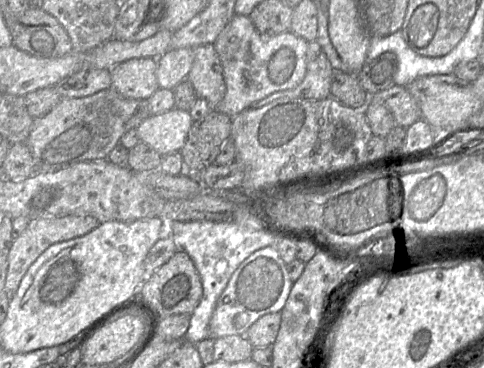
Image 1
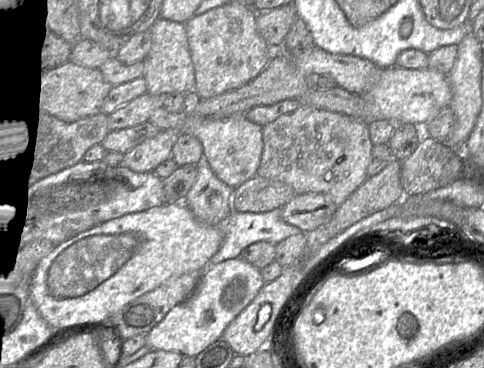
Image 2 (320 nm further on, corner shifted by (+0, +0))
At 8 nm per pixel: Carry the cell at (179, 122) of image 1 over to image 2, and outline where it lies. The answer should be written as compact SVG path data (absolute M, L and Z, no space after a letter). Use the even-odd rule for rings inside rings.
M161 130L125 153L121 166L138 173L153 172L159 164L171 158L178 135L172 131Z

